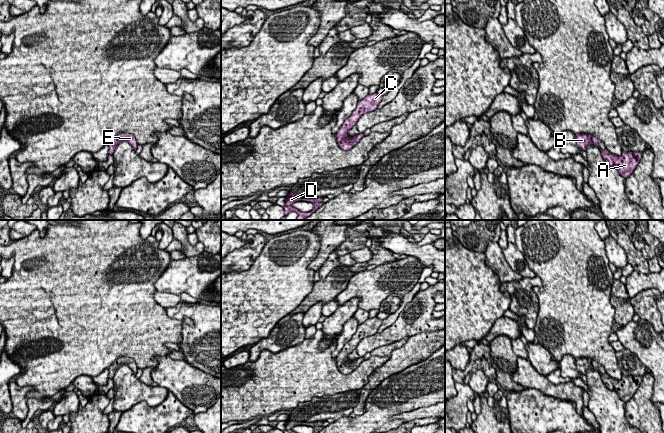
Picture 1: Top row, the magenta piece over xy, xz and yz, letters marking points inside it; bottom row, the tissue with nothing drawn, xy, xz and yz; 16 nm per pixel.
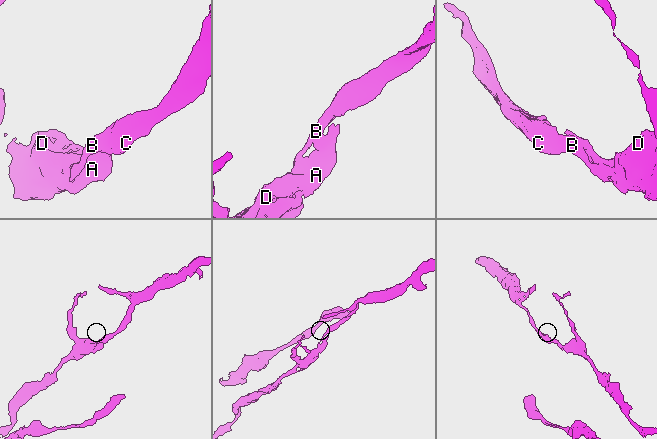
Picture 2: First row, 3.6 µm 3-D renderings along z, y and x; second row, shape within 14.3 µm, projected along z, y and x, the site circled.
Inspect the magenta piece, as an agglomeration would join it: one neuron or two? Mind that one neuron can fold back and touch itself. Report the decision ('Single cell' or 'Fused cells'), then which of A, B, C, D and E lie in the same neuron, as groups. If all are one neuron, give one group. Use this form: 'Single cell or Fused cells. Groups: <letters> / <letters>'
Single cell. Groups: A B C D E

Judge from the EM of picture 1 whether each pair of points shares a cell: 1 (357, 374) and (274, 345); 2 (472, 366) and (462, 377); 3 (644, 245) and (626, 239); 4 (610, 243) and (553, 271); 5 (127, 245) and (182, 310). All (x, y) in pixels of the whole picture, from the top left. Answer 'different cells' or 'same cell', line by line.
1: different cells
2: same cell
3: different cells
4: different cells
5: different cells

